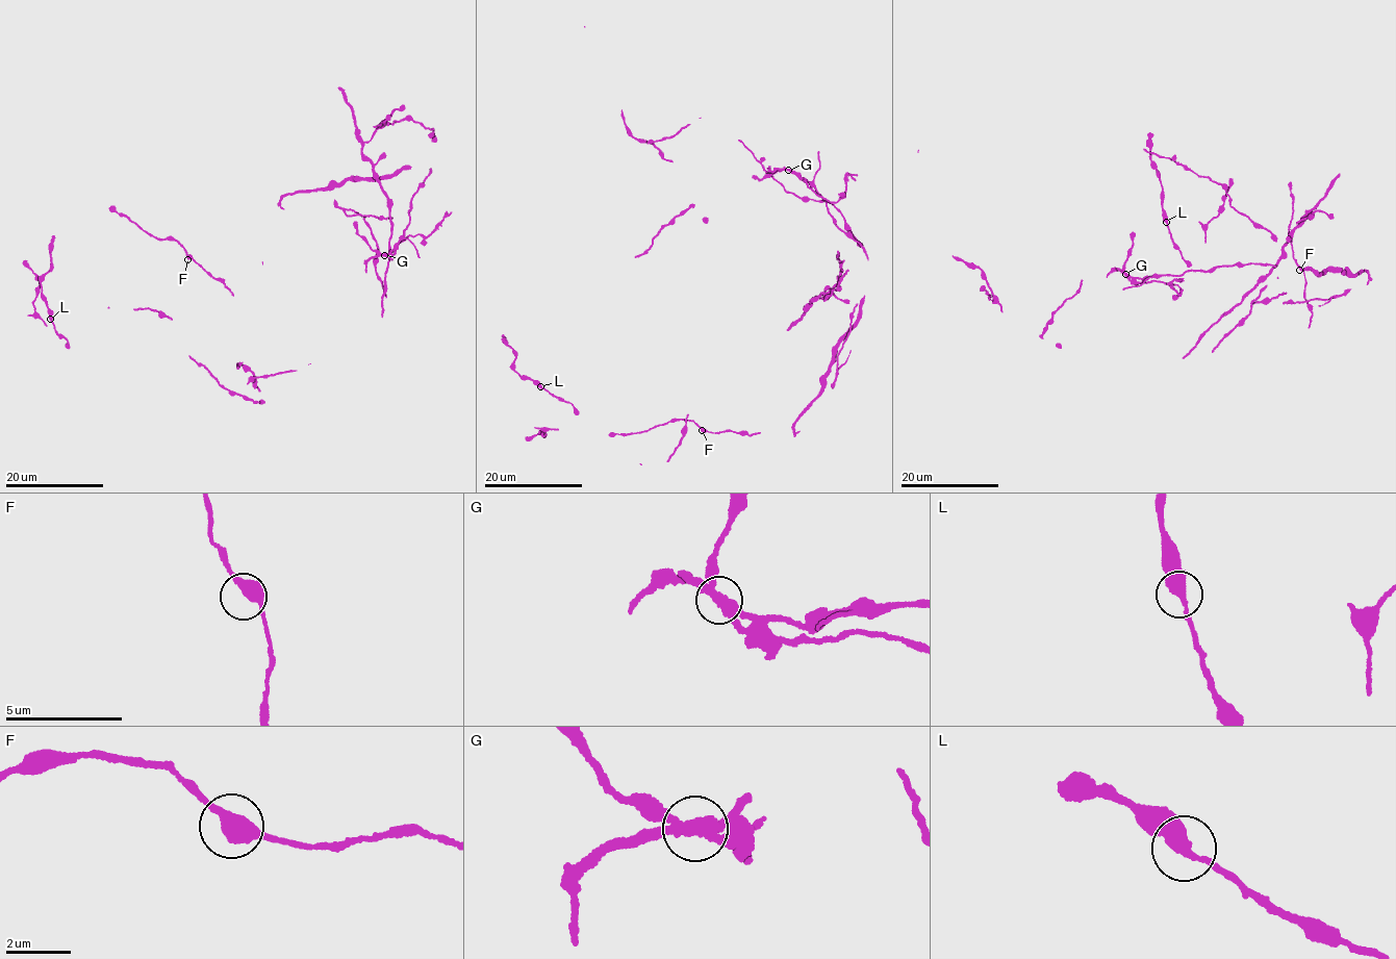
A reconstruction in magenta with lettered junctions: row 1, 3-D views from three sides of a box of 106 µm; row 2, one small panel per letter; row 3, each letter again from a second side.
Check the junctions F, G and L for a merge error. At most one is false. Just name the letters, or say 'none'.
G

